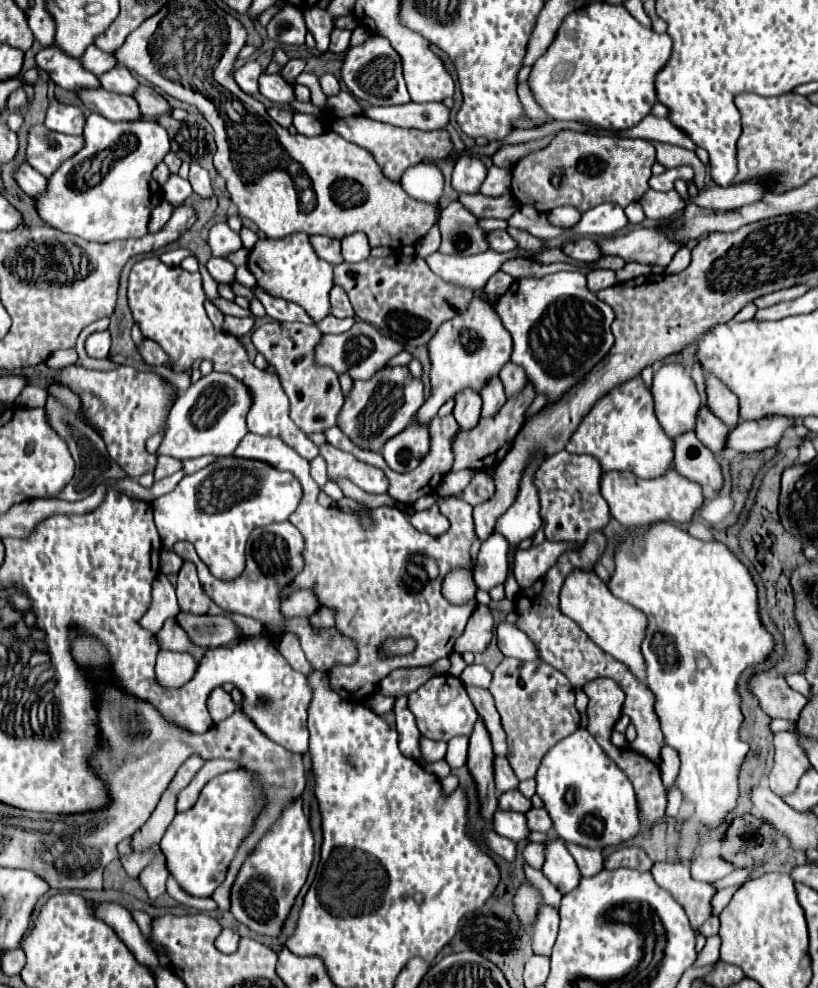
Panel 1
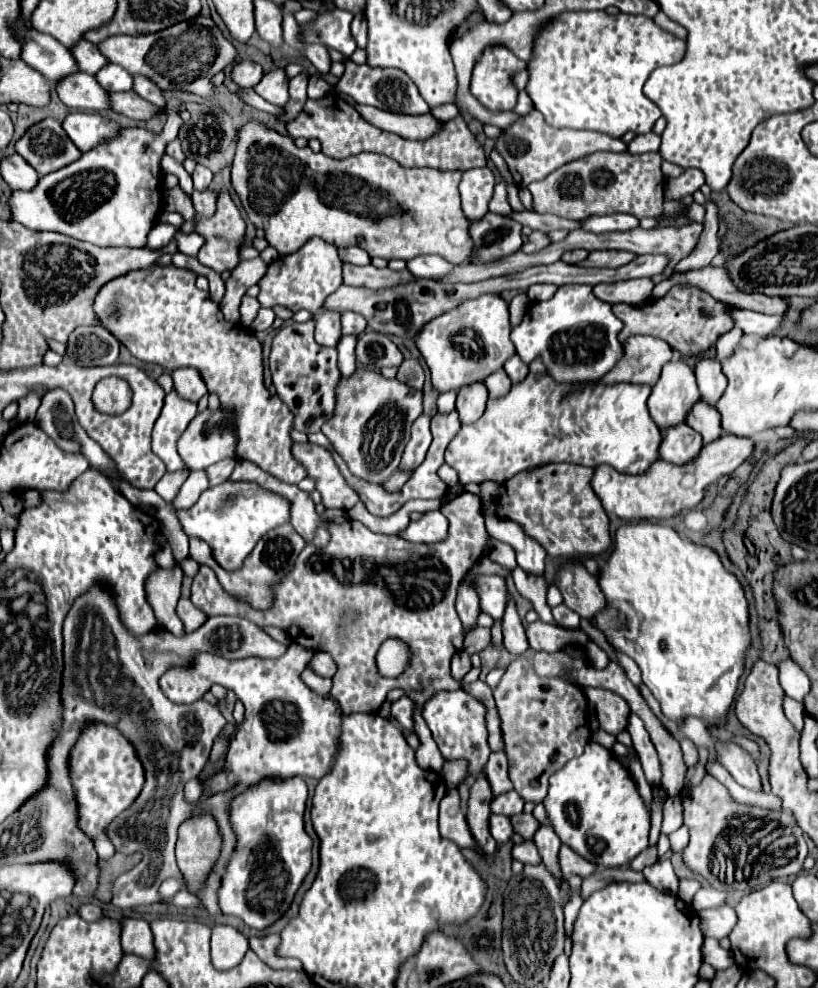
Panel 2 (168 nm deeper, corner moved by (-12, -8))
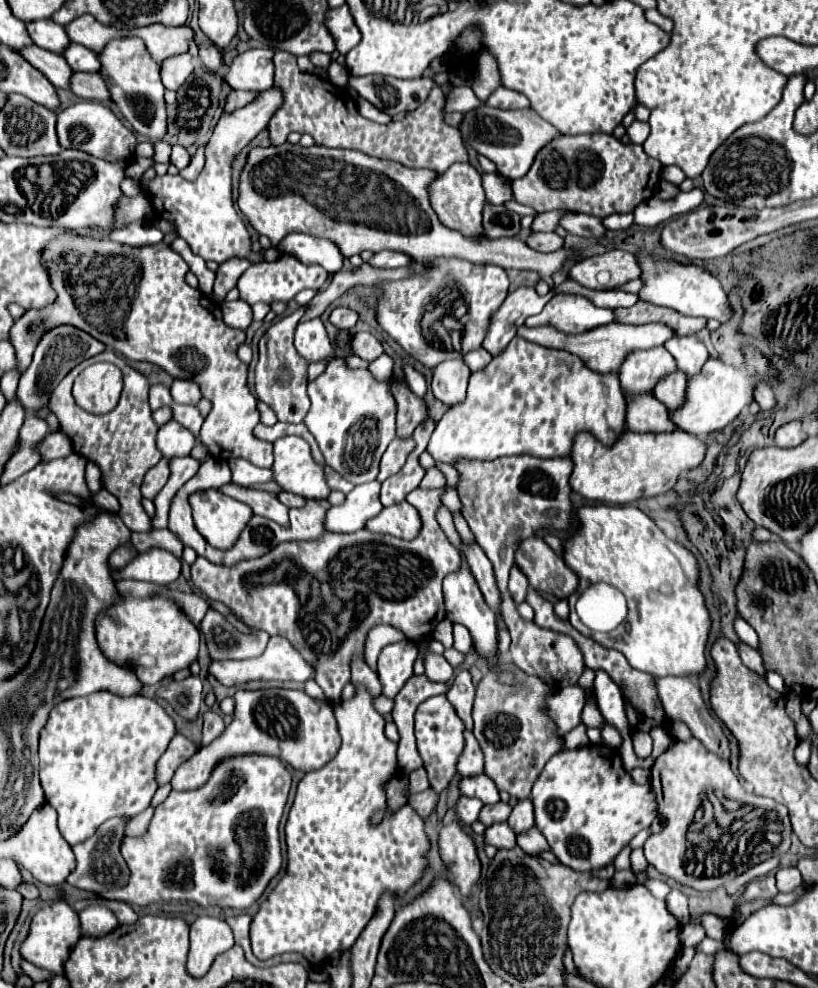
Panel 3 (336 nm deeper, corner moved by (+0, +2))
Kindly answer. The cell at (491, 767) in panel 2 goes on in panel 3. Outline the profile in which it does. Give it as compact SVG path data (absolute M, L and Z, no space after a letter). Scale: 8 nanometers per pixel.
M463 732L463 734L465 734L465 748L459 754L457 772L461 772L461 776L483 774L483 752L481 752L473 732Z

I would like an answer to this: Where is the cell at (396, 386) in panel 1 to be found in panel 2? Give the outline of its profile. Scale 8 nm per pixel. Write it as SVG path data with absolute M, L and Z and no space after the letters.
M357 368L351 378L341 378L337 386L337 406L333 418L323 426L323 434L345 458L349 470L369 482L387 482L399 468L409 442L411 424L423 414L423 392L399 380L387 380L377 370Z

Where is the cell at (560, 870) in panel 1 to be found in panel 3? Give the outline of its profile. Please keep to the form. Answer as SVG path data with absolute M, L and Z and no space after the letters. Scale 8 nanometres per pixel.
M529 798L519 800L513 808L511 808L511 816L507 818L507 824L515 830L515 832L525 832L535 824L535 816L533 816L533 804Z

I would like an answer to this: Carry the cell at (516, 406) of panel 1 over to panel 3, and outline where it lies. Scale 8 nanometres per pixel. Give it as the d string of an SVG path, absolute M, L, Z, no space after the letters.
M515 336L507 348L503 348L503 352L499 352L499 356L493 356L493 360L487 364L487 368L481 368L479 372L473 372L471 378L469 378L469 388L467 388L467 396L463 402L451 406L443 418L439 420L433 436L431 436L431 442L427 446L427 452L435 458L435 460L441 460L441 462L447 462L447 464L453 464L455 460L459 458L469 458L469 460L495 460L495 458L501 458L501 456L515 456L515 454L533 454L533 456L539 456L539 458L557 458L557 456L569 456L571 452L571 444L573 444L573 438L575 434L587 430L591 432L597 440L601 440L603 444L613 444L617 440L617 436L625 430L625 394L619 386L619 380L617 380L617 374L599 374L599 372L593 372L591 368L587 368L583 364L583 360L579 360L579 356L571 354L571 352L565 352L565 350L553 350L553 348L543 348L535 342L529 342L529 340L523 340L521 336Z

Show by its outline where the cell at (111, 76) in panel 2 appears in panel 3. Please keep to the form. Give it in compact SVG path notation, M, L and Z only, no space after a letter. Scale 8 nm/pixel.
M71 42L67 46L67 52L61 52L61 56L67 60L67 64L71 64L73 70L79 70L79 72L99 72L99 68L101 68L95 52L91 52L89 48L83 48L75 42Z

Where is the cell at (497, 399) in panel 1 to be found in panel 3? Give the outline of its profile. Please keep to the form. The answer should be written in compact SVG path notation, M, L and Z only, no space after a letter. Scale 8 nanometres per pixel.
M475 348L475 350L467 352L467 356L463 356L463 360L465 360L465 364L475 372L475 370L485 368L485 366L489 364L491 354L489 354L487 350L483 350L483 348Z

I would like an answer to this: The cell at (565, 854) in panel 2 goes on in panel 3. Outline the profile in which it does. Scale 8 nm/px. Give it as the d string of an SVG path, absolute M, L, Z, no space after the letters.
M529 828L527 832L517 834L517 846L523 848L527 854L539 854L541 850L549 850L545 836L537 828Z

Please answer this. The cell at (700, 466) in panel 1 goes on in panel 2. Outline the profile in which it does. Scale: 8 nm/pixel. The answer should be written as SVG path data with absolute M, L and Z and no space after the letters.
M679 424L663 432L663 444L659 452L663 460L677 466L685 466L699 456L701 448L703 438L699 438L699 432L691 430L687 424Z

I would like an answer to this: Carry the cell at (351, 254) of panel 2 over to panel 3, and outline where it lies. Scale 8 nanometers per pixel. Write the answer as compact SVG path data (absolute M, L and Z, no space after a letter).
M291 234L283 238L277 248L287 256L297 256L301 264L319 264L327 272L337 272L343 266L343 256L339 248L325 238L313 238L309 234Z

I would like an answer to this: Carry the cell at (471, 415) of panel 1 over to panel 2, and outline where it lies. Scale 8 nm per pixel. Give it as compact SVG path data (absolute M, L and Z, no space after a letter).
M481 382L463 386L457 392L457 412L459 412L461 424L477 422L483 416L485 408L487 408L487 388Z

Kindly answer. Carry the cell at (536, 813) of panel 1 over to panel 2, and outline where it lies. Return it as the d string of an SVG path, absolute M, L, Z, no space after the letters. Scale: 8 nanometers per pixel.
M517 814L511 820L513 820L515 832L527 840L531 840L535 836L535 830L539 830L539 826L541 826L541 822L537 822L533 814Z

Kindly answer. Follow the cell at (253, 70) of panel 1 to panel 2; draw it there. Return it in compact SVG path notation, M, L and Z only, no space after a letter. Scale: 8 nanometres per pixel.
M241 60L233 68L233 80L237 82L239 88L255 88L259 78L263 78L263 68L251 60Z

